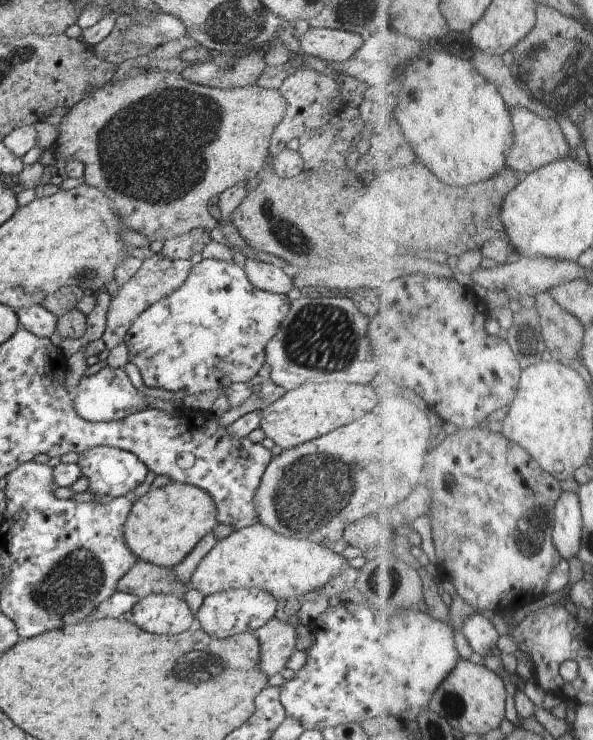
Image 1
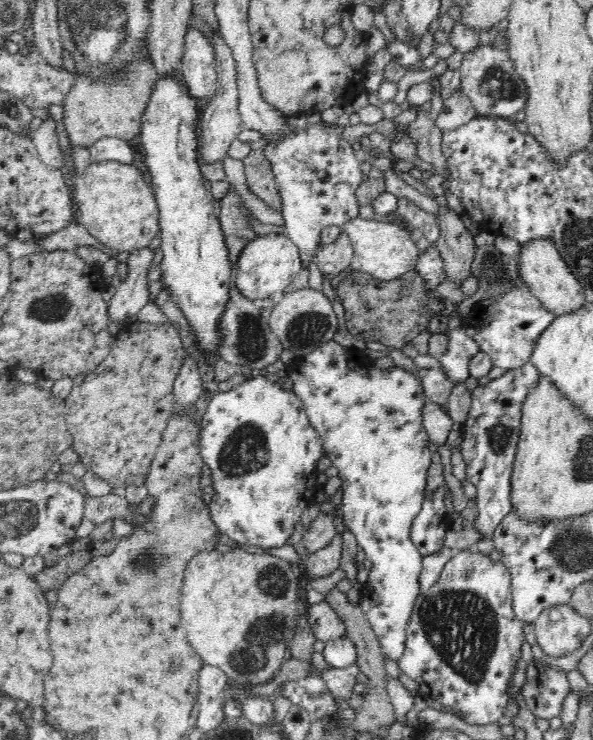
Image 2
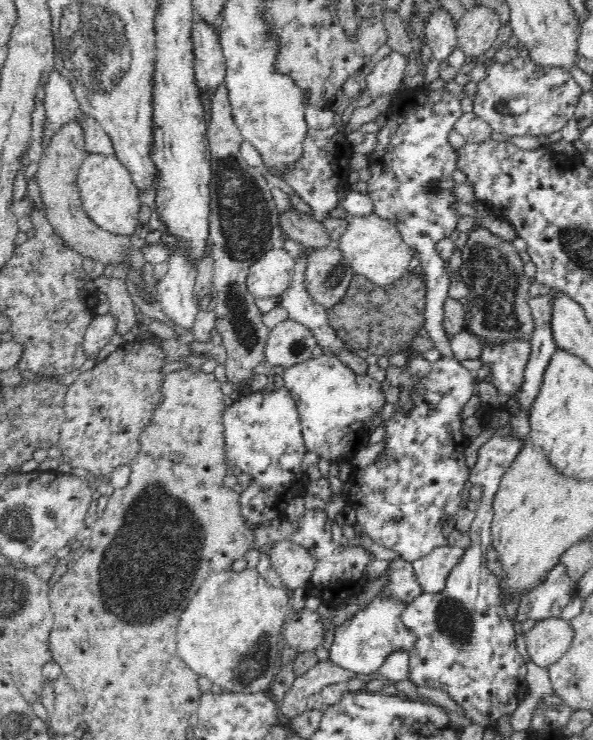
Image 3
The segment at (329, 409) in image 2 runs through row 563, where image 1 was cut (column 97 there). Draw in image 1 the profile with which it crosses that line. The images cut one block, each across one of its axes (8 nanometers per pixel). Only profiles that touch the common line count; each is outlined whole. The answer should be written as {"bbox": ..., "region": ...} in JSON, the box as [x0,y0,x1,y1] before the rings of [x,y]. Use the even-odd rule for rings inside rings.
{"bbox":[74,366,153,422],"region":[[[111,366],[102,368],[102,370],[94,375],[82,377],[76,387],[74,396],[74,410],[82,418],[92,422],[119,421],[125,419],[129,414],[143,411],[153,401],[152,398],[147,398],[133,386],[124,368],[114,368]]]}

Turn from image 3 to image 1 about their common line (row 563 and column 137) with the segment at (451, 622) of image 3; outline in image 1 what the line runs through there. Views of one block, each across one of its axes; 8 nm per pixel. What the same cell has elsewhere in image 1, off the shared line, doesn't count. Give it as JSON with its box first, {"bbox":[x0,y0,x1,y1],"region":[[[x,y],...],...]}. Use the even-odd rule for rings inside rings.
{"bbox":[76,446,148,504],"region":[[[94,446],[78,454],[80,460],[76,466],[80,468],[80,474],[85,477],[89,484],[86,490],[90,490],[93,495],[94,504],[102,504],[104,501],[115,499],[116,497],[125,497],[128,492],[134,491],[148,476],[148,468],[131,452],[120,450],[112,446]]]}

